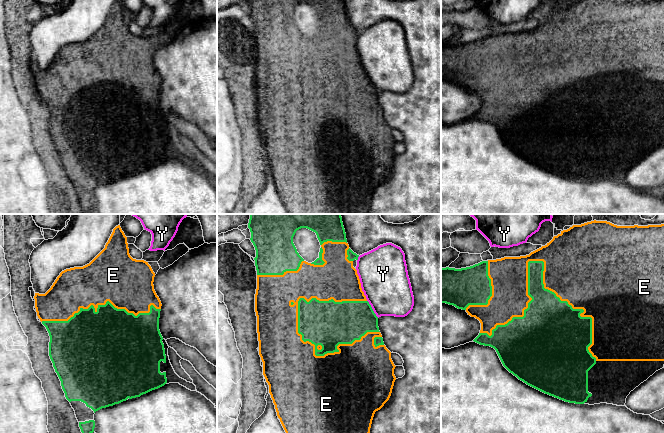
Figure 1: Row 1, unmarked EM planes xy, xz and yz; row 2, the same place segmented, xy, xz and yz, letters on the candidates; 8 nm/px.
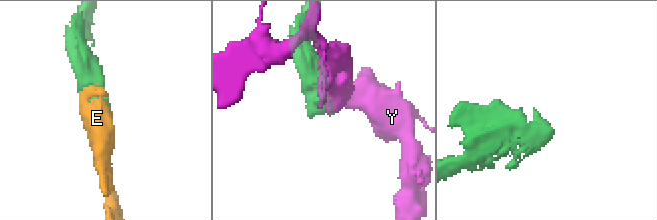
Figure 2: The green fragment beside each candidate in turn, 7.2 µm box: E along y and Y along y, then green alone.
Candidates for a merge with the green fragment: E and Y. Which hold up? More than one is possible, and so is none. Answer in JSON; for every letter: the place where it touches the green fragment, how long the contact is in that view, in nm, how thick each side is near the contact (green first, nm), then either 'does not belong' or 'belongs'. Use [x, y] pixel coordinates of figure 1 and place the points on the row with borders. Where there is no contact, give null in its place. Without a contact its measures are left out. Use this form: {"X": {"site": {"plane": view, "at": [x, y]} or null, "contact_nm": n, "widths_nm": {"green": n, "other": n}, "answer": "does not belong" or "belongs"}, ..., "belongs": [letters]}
{"E": {"site": {"plane": "yz", "at": [572, 308]}, "contact_nm": 950, "widths_nm": {"green": 500, "other": 460}, "answer": "belongs"}, "Y": {"site": {"plane": "xz", "at": [372, 309]}, "contact_nm": 170, "widths_nm": {"green": 340, "other": 380}, "answer": "does not belong"}, "belongs": ["E"]}

